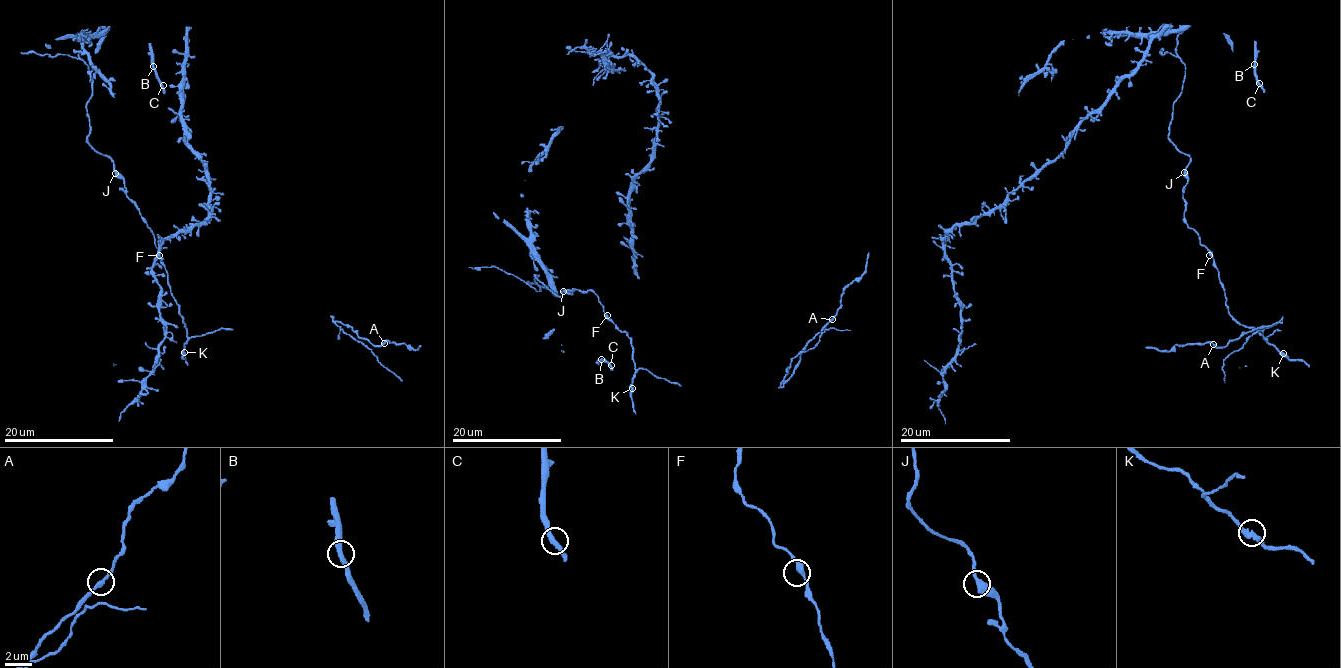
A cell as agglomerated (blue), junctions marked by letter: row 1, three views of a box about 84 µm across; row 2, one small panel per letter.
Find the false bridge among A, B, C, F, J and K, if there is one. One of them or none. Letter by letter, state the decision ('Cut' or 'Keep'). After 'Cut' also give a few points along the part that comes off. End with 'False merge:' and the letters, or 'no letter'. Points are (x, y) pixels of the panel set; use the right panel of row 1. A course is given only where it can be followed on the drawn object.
A: Keep
B: Keep
C: Keep
F: Keep
J: Keep
K: Keep
False merge: no letter

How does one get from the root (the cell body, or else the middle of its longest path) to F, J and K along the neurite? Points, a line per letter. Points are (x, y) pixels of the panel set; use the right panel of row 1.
F: (1182, 60), (1184, 81), (1173, 104), (1168, 138), (1190, 158), (1183, 189), (1184, 221), (1209, 255)
J: (1182, 60), (1184, 81), (1182, 93), (1173, 104), (1168, 138), (1190, 158), (1184, 172)
K: (1182, 60), (1184, 81), (1168, 138), (1190, 158), (1184, 221), (1214, 260), (1227, 311), (1283, 354)

